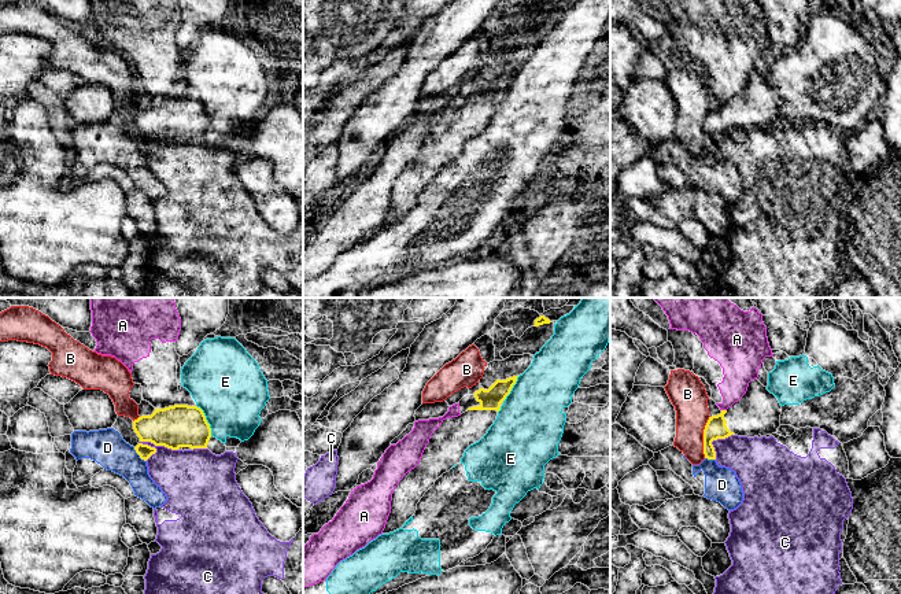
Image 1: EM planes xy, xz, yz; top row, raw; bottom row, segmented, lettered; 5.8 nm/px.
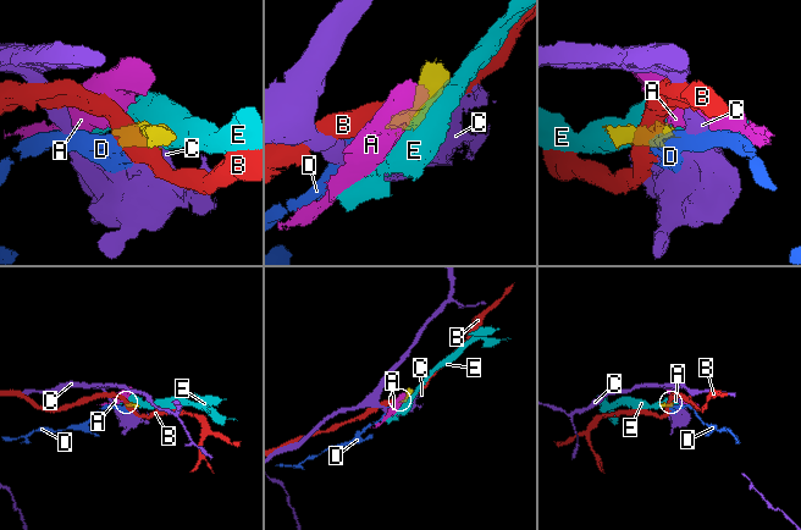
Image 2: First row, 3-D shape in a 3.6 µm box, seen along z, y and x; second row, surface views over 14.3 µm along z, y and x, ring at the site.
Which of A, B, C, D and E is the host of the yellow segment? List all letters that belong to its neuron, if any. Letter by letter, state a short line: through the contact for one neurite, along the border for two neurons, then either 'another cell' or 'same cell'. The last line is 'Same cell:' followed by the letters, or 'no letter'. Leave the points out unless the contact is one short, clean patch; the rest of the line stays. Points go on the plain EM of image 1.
A: yz (722, 102), (726, 103) | another cell
B: another cell
C: another cell
D: xy (133, 140), (146, 154) | another cell
E: another cell
Same cell: no letter

